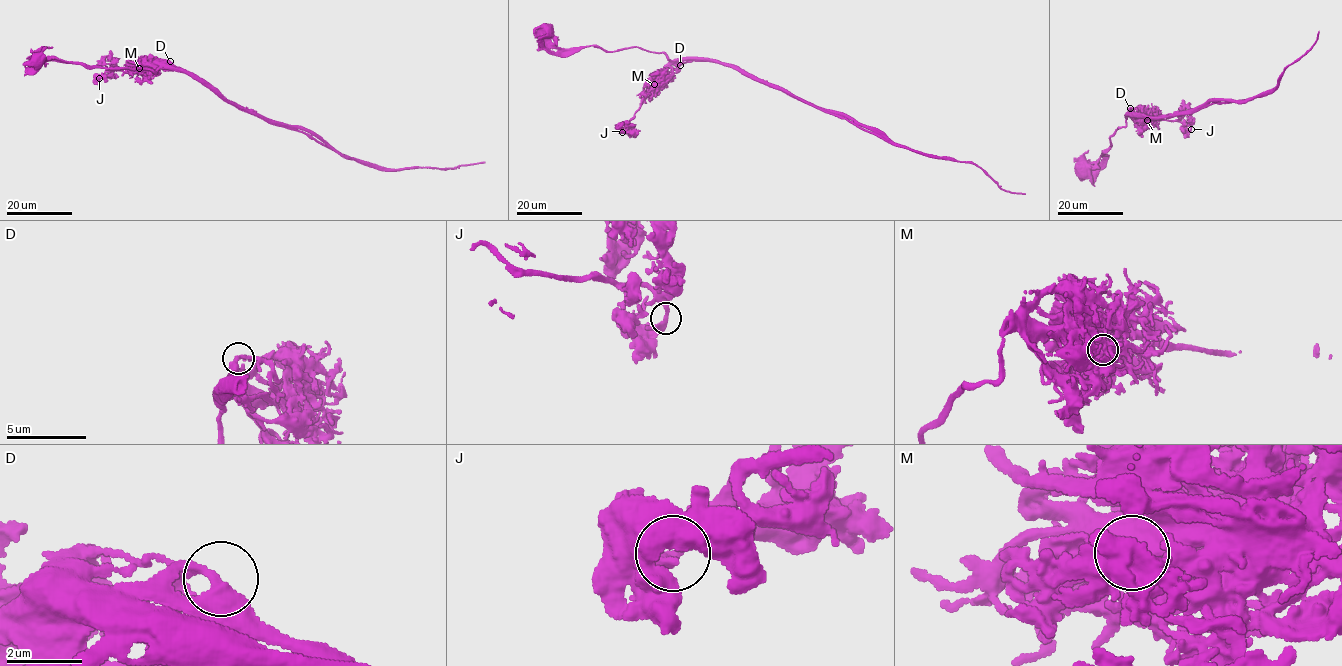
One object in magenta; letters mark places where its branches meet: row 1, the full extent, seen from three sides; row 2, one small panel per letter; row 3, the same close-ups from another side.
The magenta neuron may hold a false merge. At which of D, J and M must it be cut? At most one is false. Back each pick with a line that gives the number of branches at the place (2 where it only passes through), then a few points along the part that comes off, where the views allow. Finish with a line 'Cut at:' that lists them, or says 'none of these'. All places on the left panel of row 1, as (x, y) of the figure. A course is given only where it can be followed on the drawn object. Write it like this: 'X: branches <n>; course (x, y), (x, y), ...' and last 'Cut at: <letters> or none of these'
M: branches 3; course (139, 69), (145, 74), (172, 63), (239, 106), (377, 168), (445, 169), (484, 161)
Cut at: M

